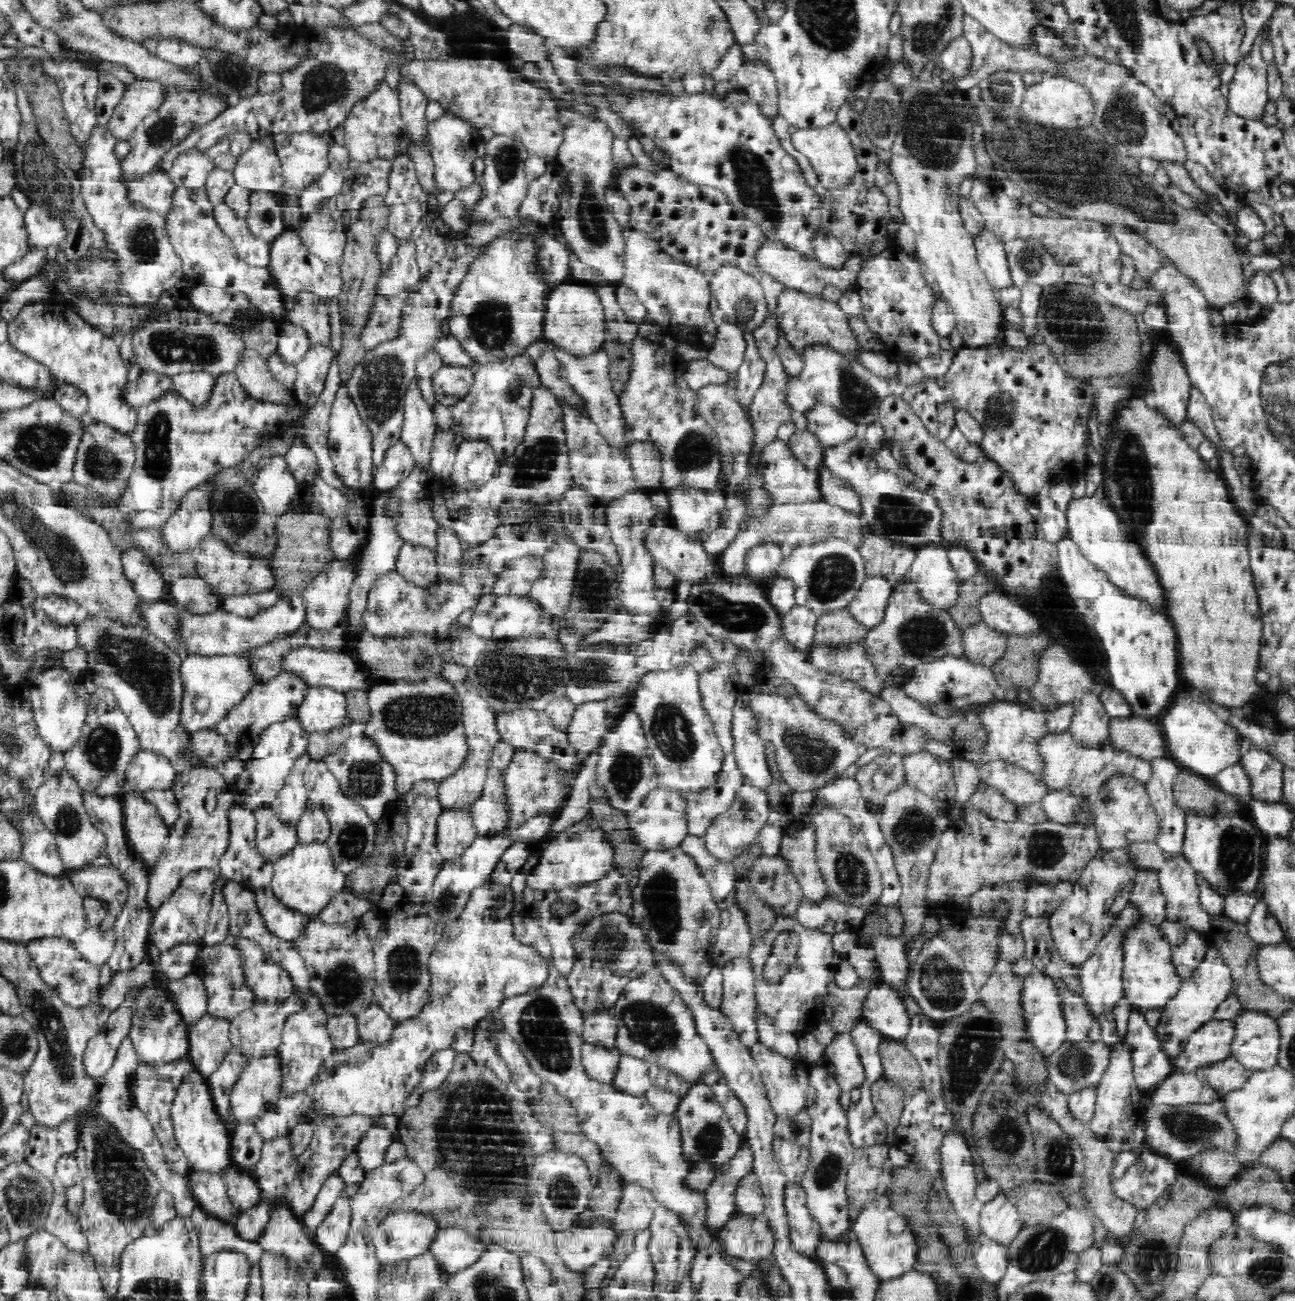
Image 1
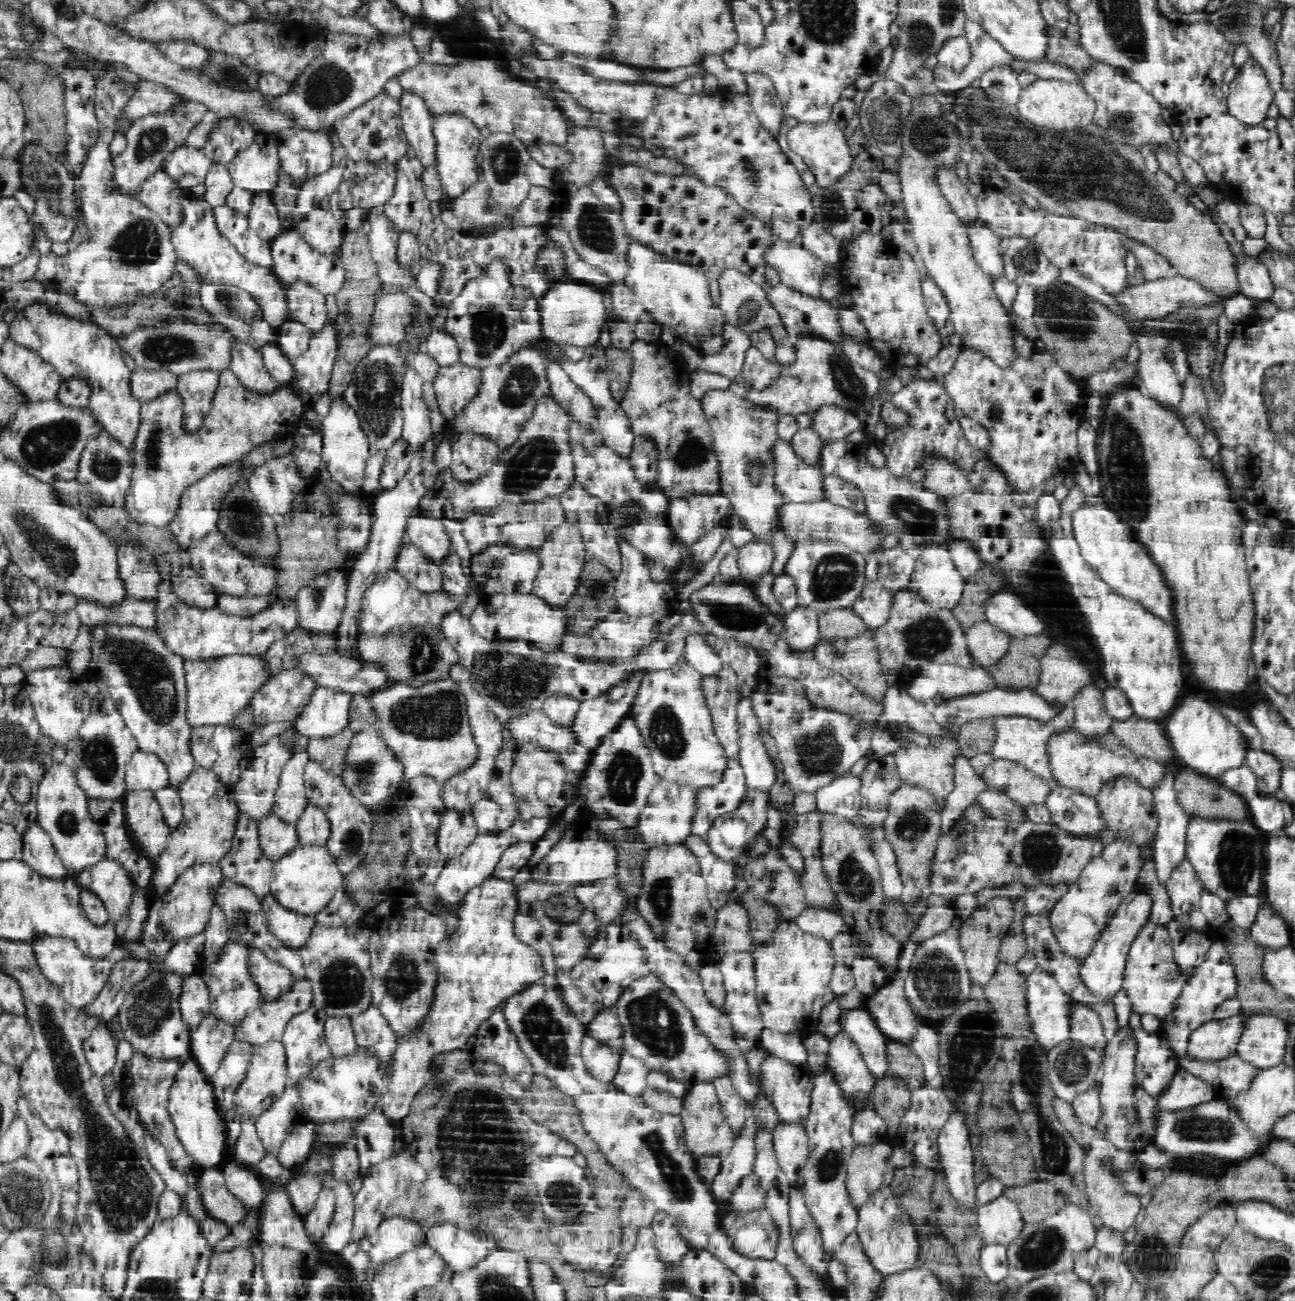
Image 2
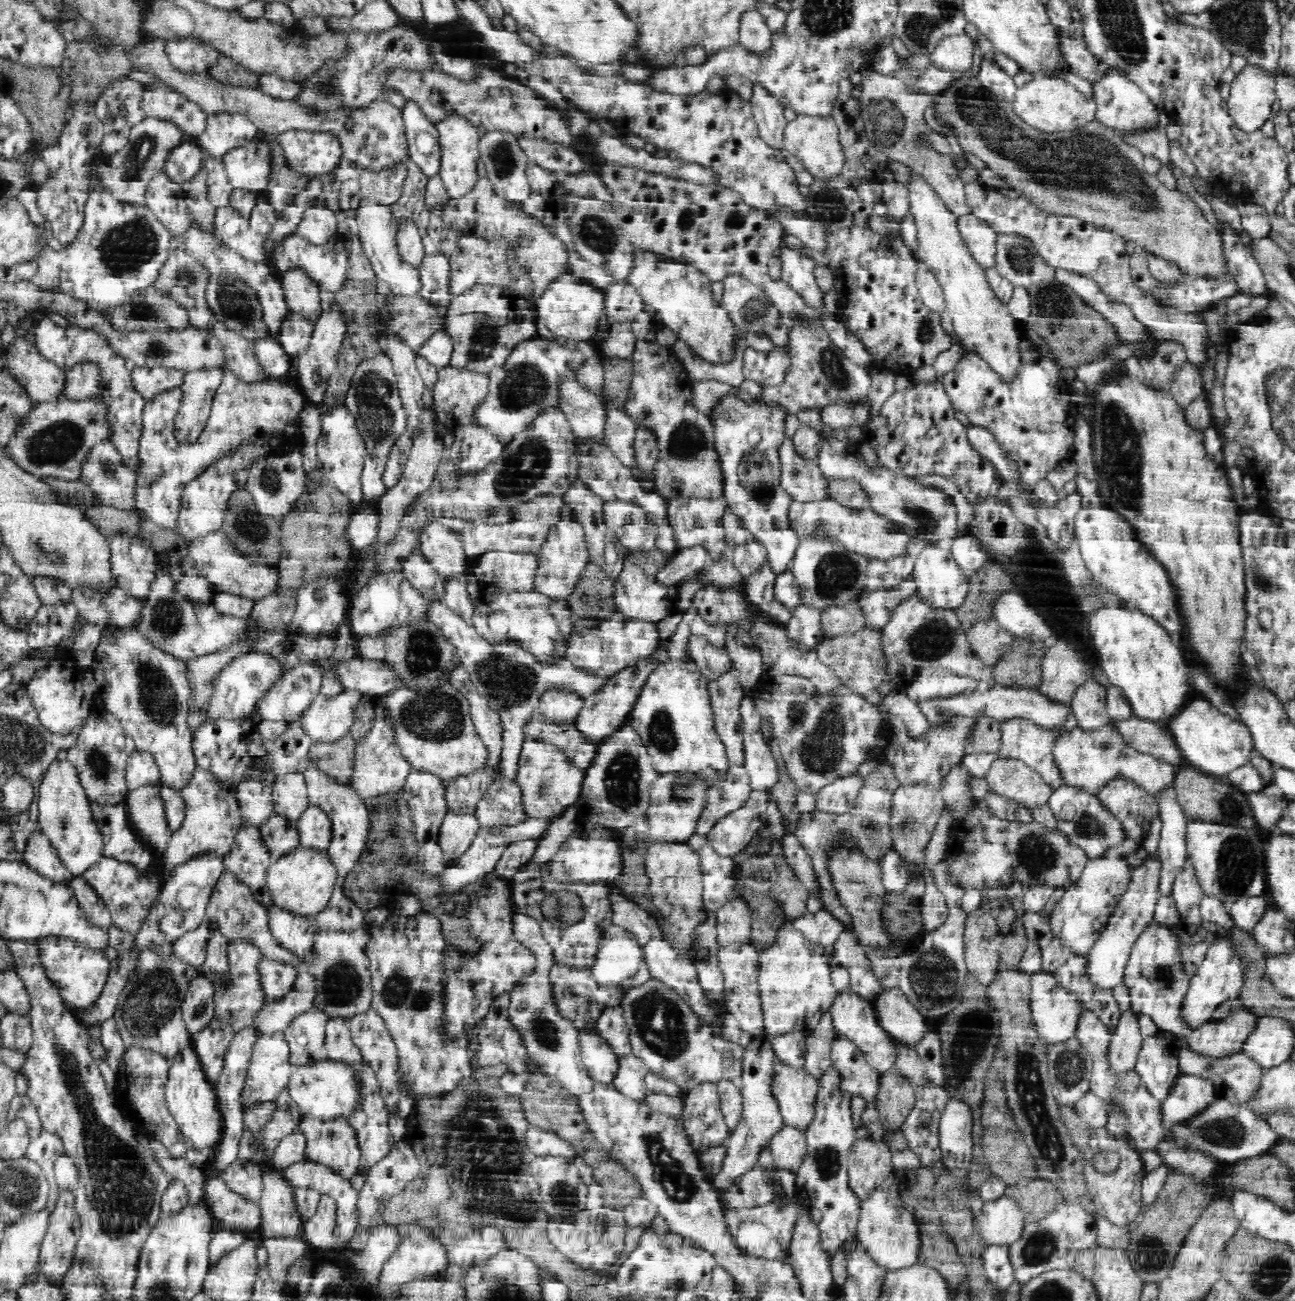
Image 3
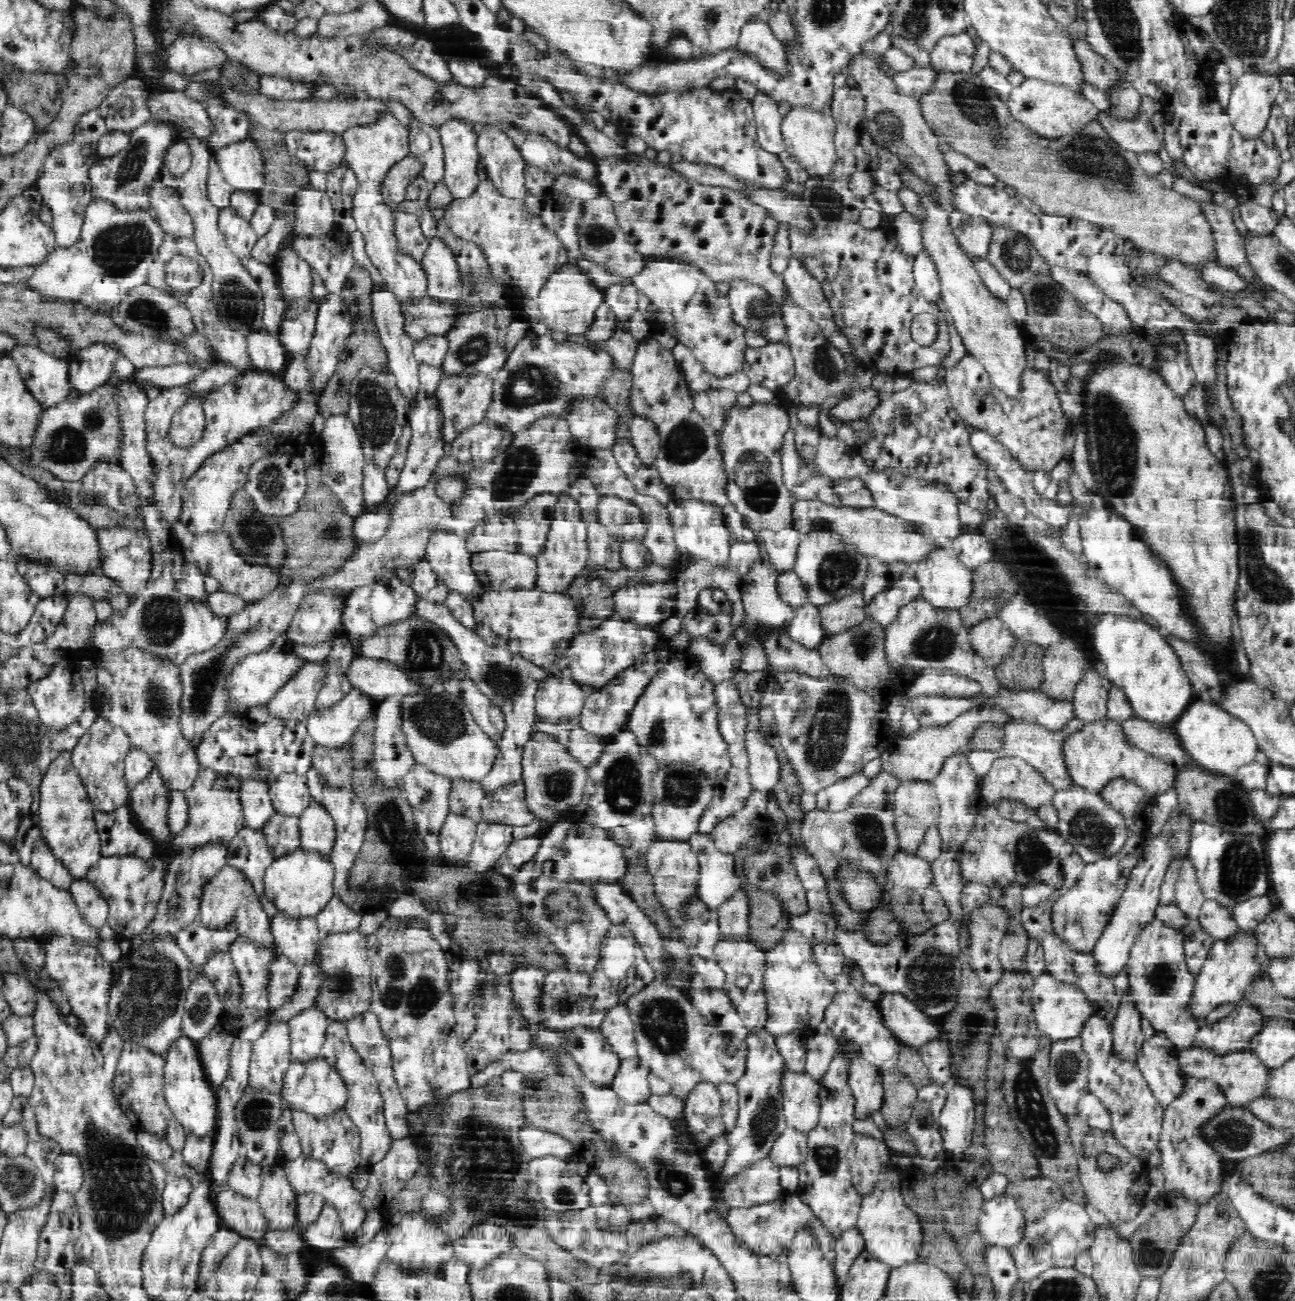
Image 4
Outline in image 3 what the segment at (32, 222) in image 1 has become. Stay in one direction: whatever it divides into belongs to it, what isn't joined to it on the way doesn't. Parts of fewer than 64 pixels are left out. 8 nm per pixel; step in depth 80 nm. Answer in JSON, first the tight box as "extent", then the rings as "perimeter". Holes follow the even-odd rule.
{"extent":[37,99,104,247],"perimeter":[[[78,99],[69,102],[69,115],[58,142],[41,151],[42,159],[50,165],[48,180],[38,188],[37,205],[46,222],[50,224],[52,239],[58,240],[64,247],[79,238],[78,232],[83,225],[83,212],[89,193],[87,176],[95,151],[99,150],[104,132],[103,125],[95,116],[94,100]]]}

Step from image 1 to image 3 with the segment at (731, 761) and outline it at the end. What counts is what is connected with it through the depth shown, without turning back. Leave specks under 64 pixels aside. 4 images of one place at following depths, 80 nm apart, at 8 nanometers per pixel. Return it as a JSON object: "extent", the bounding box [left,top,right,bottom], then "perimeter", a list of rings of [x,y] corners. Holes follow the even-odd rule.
{"extent":[695,765,751,835],"perimeter":[[[730,765],[724,779],[706,790],[706,806],[698,817],[695,833],[707,835],[719,818],[739,810],[750,796],[751,786],[743,766]]]}

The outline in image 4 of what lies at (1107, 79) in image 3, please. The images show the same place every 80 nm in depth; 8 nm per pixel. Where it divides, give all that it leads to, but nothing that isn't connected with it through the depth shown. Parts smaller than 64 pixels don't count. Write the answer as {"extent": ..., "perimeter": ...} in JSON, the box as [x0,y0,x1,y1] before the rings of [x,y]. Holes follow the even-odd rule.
{"extent":[1103,77,1142,120],"perimeter":[[[1120,77],[1108,88],[1108,104],[1110,108],[1103,112],[1114,120],[1136,120],[1142,114],[1142,96],[1135,88],[1134,83]]]}

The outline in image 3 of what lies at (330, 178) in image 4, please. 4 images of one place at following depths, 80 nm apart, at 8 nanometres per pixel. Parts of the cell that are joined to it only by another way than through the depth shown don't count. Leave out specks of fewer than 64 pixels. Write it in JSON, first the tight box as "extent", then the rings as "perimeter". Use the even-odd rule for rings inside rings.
{"extent":[322,156,405,238],"perimeter":[[[342,156],[340,158],[340,164],[335,170],[336,180],[326,182],[326,186],[322,188],[324,189],[322,199],[325,205],[334,211],[338,233],[342,238],[359,235],[355,218],[356,213],[353,208],[358,209],[360,202],[366,200],[366,198],[373,200],[382,207],[391,205],[400,196],[402,181],[405,177],[405,166],[403,162],[400,162],[398,166],[374,171],[374,169],[366,169],[366,167],[362,167],[362,165],[349,161]]]}

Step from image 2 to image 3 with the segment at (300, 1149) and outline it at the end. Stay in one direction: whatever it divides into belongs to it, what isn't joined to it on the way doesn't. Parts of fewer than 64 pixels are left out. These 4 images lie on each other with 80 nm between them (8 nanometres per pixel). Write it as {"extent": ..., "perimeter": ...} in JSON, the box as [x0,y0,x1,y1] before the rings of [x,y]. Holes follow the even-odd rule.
{"extent":[272,1128,308,1172],"perimeter":[[[300,1128],[282,1138],[272,1156],[273,1168],[283,1172],[288,1166],[307,1159],[306,1142],[308,1139]]]}

